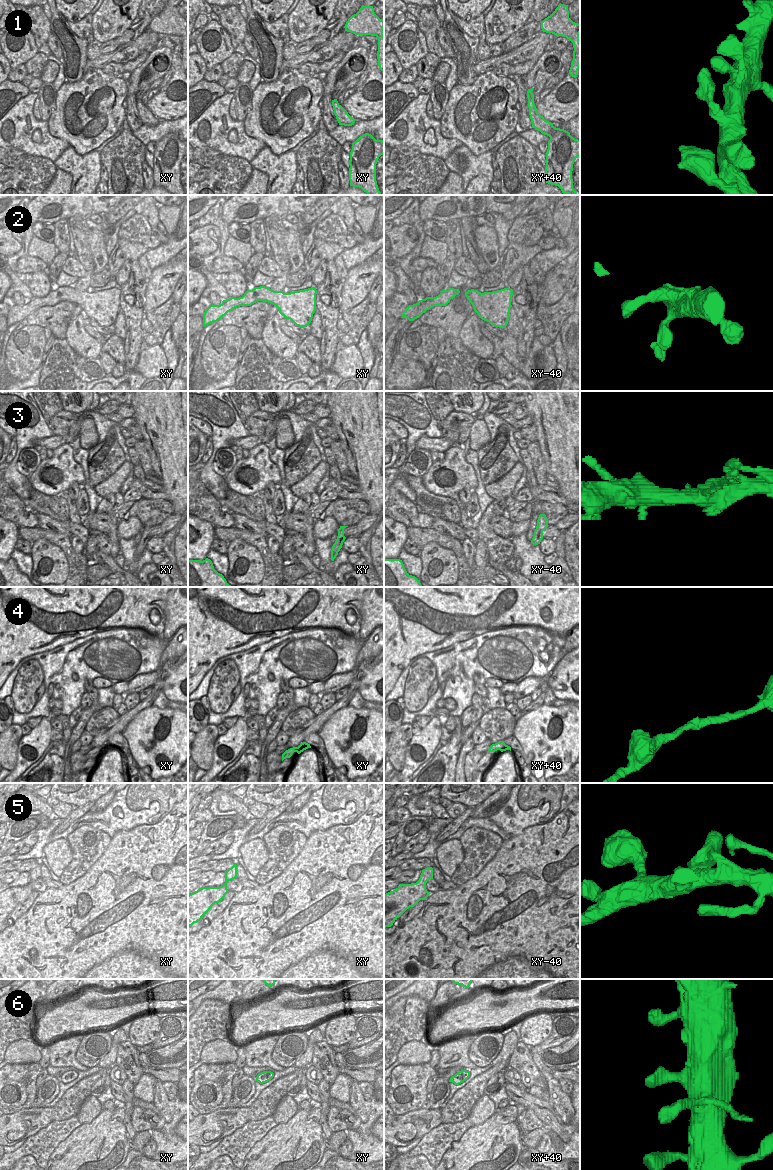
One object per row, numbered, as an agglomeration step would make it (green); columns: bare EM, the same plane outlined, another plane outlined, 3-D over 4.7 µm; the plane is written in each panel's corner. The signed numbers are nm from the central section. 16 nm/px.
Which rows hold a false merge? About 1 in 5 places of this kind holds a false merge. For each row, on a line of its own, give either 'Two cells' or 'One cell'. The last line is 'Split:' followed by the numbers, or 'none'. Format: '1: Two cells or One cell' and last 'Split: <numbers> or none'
1: One cell
2: One cell
3: Two cells
4: One cell
5: One cell
6: One cell
Split: 3

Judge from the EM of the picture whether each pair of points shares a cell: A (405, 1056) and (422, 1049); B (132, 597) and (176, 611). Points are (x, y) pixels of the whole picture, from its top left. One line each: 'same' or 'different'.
A: same
B: same

